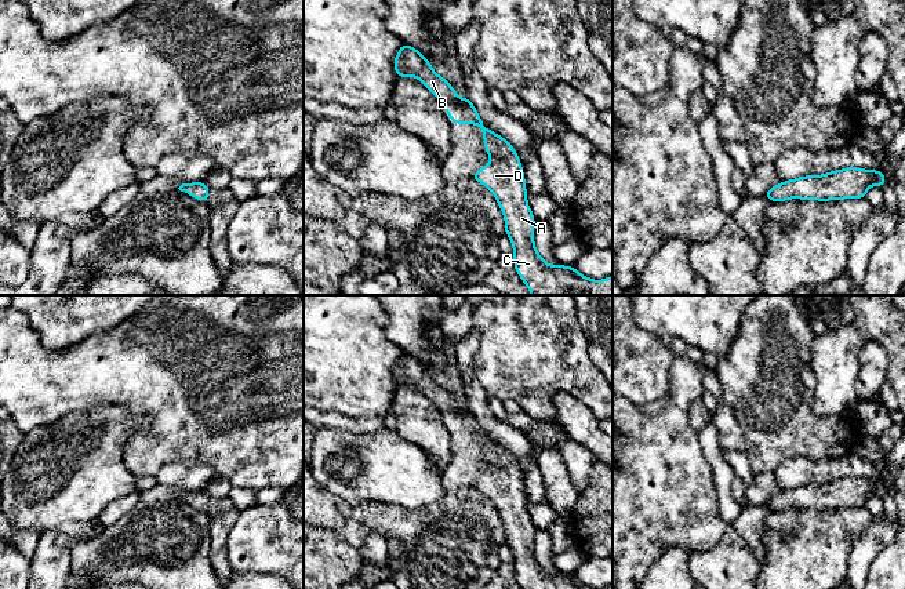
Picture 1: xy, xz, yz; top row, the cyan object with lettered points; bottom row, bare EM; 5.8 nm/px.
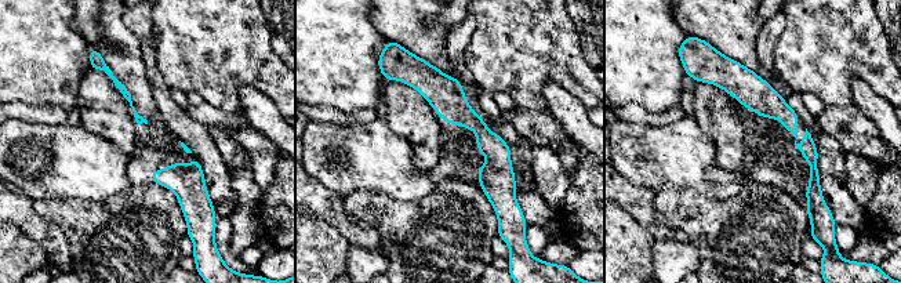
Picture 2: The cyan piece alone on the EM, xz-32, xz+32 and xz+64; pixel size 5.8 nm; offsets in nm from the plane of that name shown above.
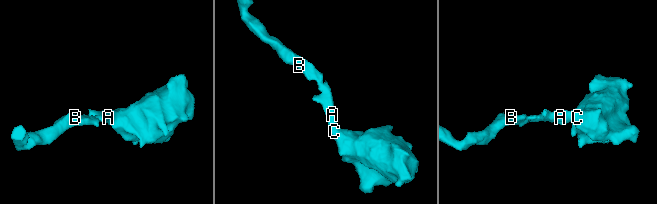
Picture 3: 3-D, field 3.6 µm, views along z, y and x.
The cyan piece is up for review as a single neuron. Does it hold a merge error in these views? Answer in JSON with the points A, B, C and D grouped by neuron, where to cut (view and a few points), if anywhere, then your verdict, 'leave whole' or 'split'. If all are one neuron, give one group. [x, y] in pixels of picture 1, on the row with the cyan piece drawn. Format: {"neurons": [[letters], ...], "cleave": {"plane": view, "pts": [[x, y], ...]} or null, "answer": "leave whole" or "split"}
{"neurons": [["A", "B", "C", "D"]], "cleave": null, "answer": "leave whole"}

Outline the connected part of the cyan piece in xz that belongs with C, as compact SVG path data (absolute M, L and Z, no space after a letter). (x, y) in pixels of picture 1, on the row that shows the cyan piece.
M403 43L393 59L397 77L417 77L441 102L452 123L476 124L484 138L484 150L493 157L470 178L495 196L505 219L505 234L512 240L515 270L531 295L613 295L613 276L592 280L574 266L549 265L534 244L535 218L527 203L526 179L515 148L484 127L469 97L462 99L439 76L422 52Z

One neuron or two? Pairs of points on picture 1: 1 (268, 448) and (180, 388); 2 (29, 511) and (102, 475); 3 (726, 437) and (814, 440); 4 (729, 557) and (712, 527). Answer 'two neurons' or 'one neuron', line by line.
1: one neuron
2: one neuron
3: two neurons
4: two neurons

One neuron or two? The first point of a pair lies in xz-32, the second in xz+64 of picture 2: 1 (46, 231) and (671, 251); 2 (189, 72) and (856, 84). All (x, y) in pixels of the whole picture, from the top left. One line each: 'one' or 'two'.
1: two
2: two

